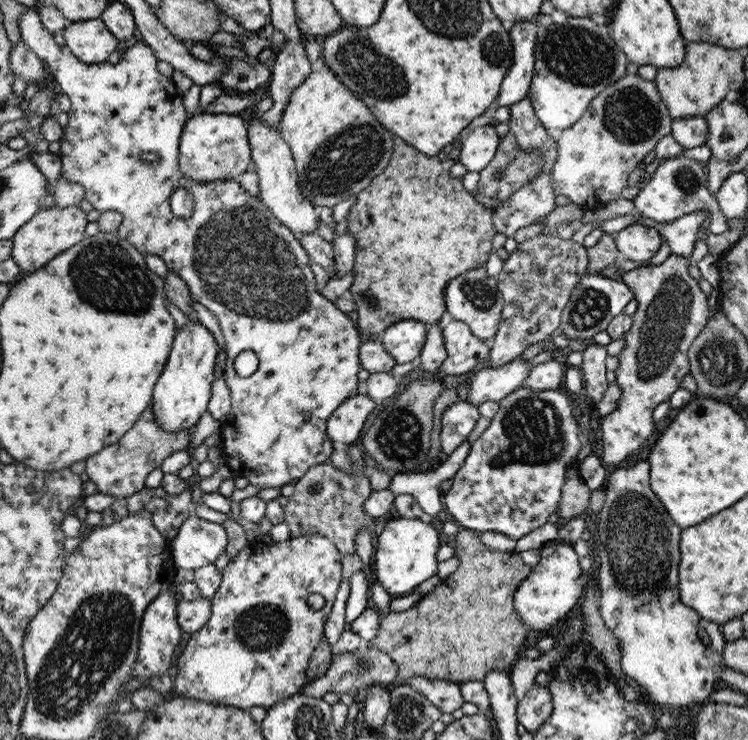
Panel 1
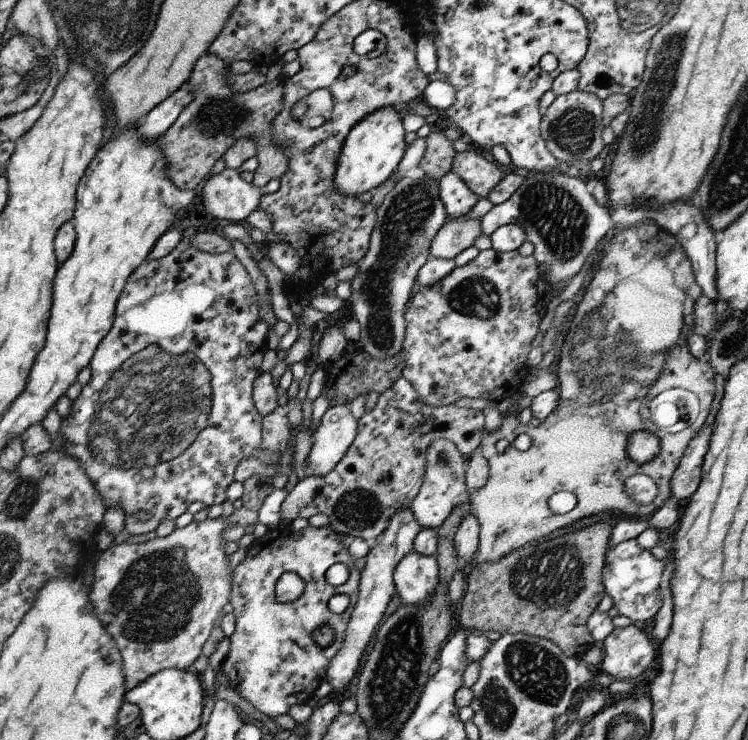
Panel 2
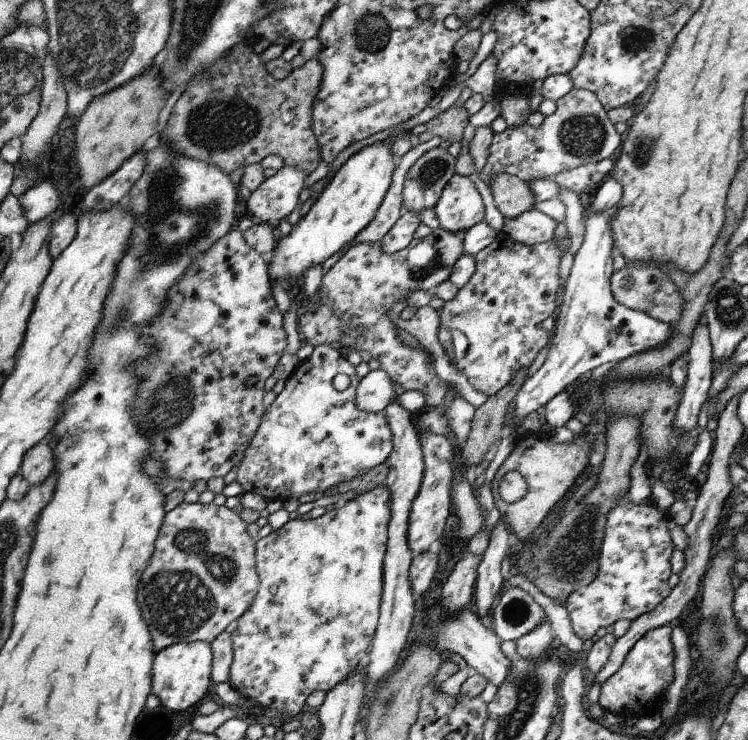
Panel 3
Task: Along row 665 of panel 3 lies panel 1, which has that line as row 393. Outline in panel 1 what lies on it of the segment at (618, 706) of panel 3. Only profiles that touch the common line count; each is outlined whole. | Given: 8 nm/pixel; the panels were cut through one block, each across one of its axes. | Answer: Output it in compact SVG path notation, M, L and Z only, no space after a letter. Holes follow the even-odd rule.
M671 253L662 264L658 266L638 266L628 271L622 272L622 281L631 288L635 295L638 308L632 316L632 324L624 334L626 341L624 350L618 354L619 366L614 383L620 385L620 402L618 408L603 417L602 421L602 446L599 455L603 463L609 469L615 468L620 462L624 462L632 452L642 448L642 444L654 434L654 419L652 411L660 402L670 400L670 397L682 384L686 374L690 372L688 351L694 339L702 332L708 318L710 310L708 308L707 297L702 292L698 281L688 273L688 266L693 263L693 258L688 258Z

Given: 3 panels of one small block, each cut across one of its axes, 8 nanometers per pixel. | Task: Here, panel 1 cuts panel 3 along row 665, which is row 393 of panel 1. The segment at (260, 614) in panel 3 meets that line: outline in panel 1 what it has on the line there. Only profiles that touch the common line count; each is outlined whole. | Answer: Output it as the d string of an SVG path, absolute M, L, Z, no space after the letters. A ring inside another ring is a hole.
M39 5L25 8L24 14L22 14L20 22L18 22L18 30L20 31L22 43L26 44L27 48L30 48L30 51L36 54L47 66L47 70L55 79L54 84L61 92L61 95L66 95L71 100L71 108L67 112L69 116L68 124L64 127L62 138L59 140L61 144L59 156L62 159L62 177L70 182L82 185L86 200L89 200L96 210L100 212L116 211L122 214L124 220L116 234L128 242L133 243L142 254L160 256L167 268L174 271L174 273L178 273L182 277L182 280L186 282L192 299L196 299L198 303L216 315L222 336L224 336L224 351L227 353L227 367L224 369L222 376L224 376L224 380L231 394L231 410L220 420L222 426L221 435L224 442L223 461L224 464L231 468L233 477L246 478L249 484L261 489L282 488L285 484L295 485L296 481L302 478L302 475L306 474L306 471L313 466L330 463L330 456L332 456L332 452L334 452L337 444L332 442L332 439L328 436L327 420L330 418L330 414L346 398L352 398L352 396L358 395L358 386L360 386L358 372L361 369L359 368L360 355L358 355L358 350L360 350L360 346L362 346L362 343L367 338L358 330L356 322L354 323L348 314L340 311L334 303L328 300L328 298L324 298L318 291L316 279L314 279L314 272L310 269L312 260L306 249L302 247L300 240L270 212L270 209L261 201L259 196L256 197L250 194L250 192L246 192L242 188L242 185L239 184L238 179L196 182L183 178L179 164L179 144L182 130L189 116L186 109L184 109L183 97L180 96L181 93L176 89L170 77L163 76L163 74L158 72L158 60L144 41L128 49L120 64L111 65L106 62L90 64L81 62L65 45L59 46L56 44L53 35L49 31L46 31L42 25ZM146 152L156 154L158 160L154 160L154 162L142 160L140 156ZM176 186L185 188L193 194L195 208L188 217L178 217L172 213L170 196L172 196L172 192L174 192ZM246 350L252 350L252 352L258 355L259 365L252 376L240 378L234 372L234 359L240 352Z

